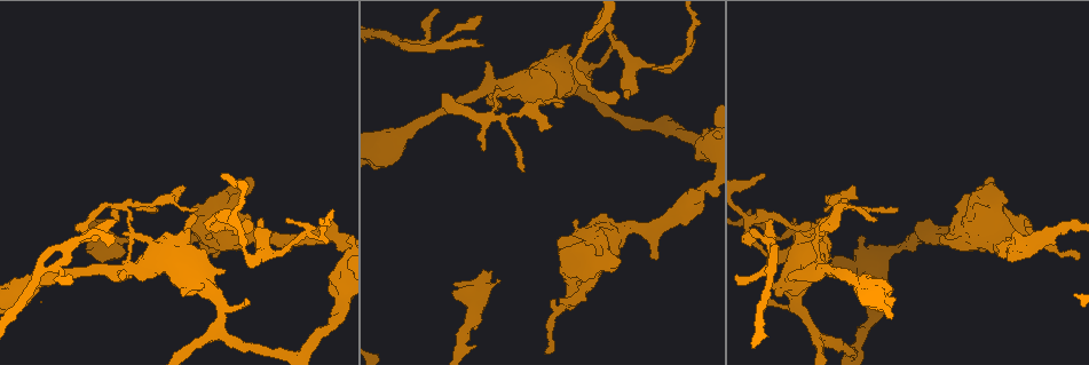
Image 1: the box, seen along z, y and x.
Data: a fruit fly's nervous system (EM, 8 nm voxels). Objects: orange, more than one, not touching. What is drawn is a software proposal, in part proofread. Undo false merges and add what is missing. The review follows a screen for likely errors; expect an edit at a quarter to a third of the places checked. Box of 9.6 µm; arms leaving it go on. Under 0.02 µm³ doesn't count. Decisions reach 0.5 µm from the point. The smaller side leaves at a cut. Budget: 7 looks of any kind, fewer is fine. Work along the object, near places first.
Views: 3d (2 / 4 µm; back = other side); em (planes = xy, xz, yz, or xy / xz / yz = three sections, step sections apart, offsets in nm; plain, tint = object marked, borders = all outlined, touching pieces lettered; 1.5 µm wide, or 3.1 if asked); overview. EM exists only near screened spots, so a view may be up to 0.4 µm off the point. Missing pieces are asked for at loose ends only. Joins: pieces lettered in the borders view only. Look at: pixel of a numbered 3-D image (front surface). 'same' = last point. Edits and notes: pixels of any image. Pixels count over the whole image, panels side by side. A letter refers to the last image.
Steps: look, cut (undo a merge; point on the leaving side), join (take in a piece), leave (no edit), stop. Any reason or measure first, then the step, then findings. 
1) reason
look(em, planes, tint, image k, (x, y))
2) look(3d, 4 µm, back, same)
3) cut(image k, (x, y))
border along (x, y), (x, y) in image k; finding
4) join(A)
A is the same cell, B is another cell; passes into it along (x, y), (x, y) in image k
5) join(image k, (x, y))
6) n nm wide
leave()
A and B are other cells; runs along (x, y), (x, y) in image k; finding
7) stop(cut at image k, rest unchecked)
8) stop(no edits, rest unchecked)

free end
look(em, planes, borders, image 1, (76, 230))

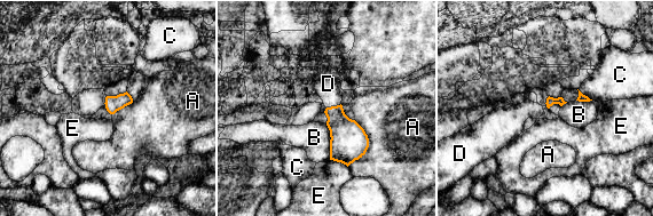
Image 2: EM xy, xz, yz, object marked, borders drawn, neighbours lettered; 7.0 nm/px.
join(D)
D is the same cell, A, B, C and E are other cells; passes into it along (348, 138), (333, 106), (328, 84) in image 2; the neuron continues

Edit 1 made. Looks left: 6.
free end
look(3d, 2 µm, image 1, (482, 46))

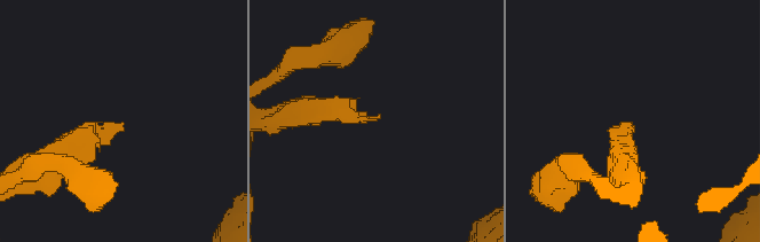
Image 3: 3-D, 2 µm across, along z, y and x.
now the EM
look(em, planes, borders, image 3, (123, 125))

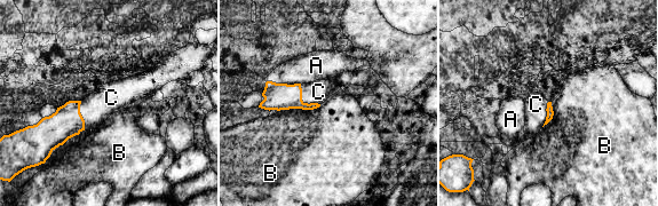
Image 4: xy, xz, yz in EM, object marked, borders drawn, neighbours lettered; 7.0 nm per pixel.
join(C)
C is the same cell, A and B are other cells; passes into it along (277, 96), (302, 101), (318, 92) in image 4; it goes on there

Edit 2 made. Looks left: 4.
sudden change in width
look(em, xz, step 8, tint, image 1, (400, 134))

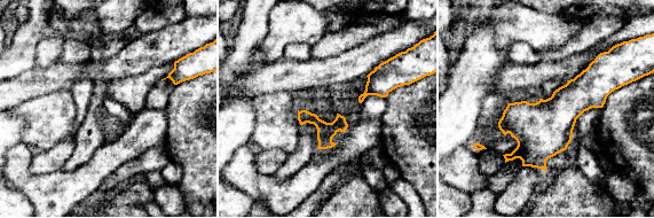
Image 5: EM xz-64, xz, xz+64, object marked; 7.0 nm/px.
look(em, planes, borders, same)

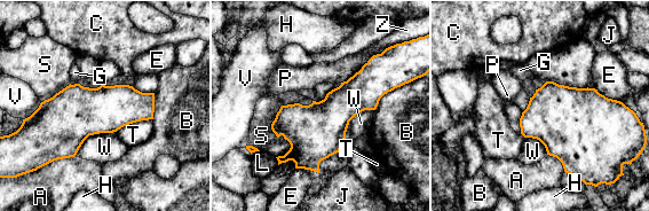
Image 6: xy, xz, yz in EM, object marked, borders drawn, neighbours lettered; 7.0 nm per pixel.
320 nm wide
leave()
A, B, C, E, G, H, J, L, P, S, T, V, W and Z are other cells; border along (332, 88), (323, 99), (314, 101) in image 6; continuous, no second neuron

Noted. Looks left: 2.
stop(join at image 2, join at image 4, rest unchecked)

